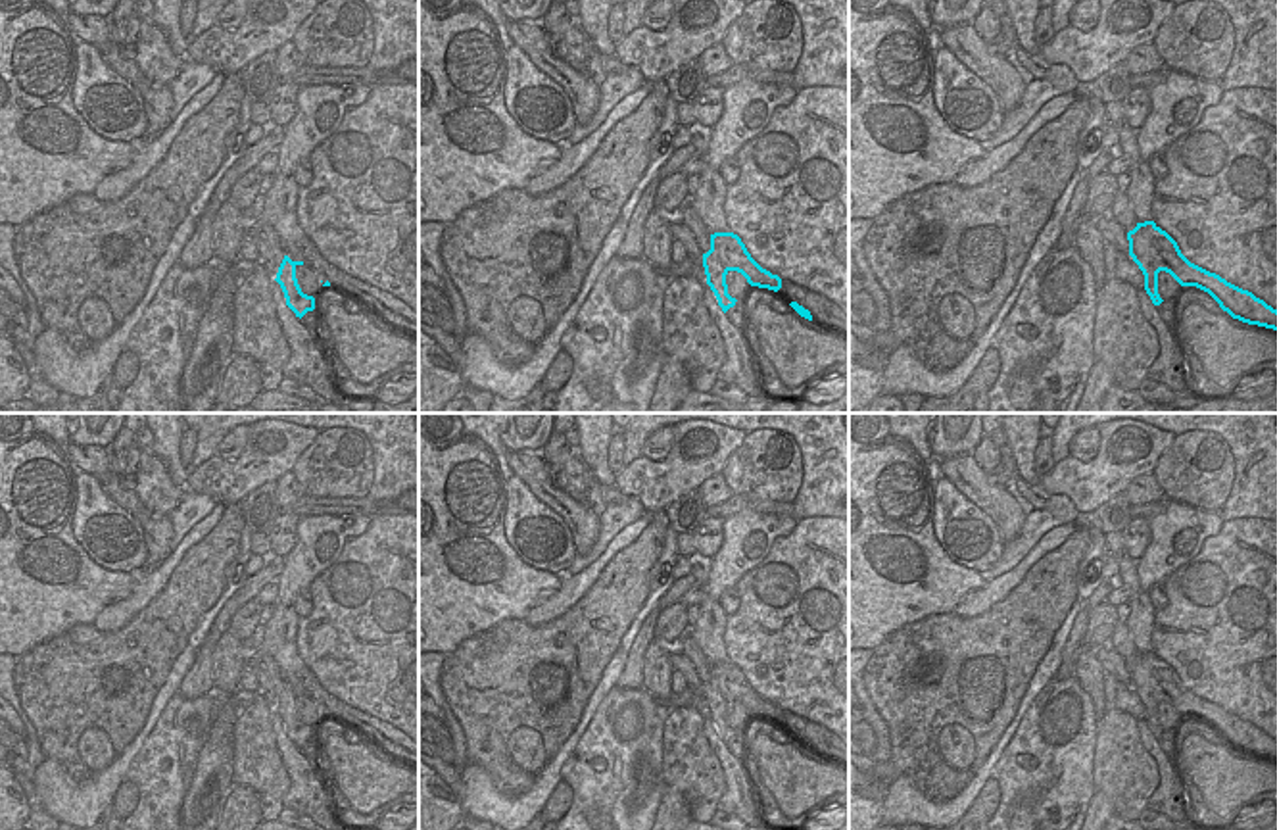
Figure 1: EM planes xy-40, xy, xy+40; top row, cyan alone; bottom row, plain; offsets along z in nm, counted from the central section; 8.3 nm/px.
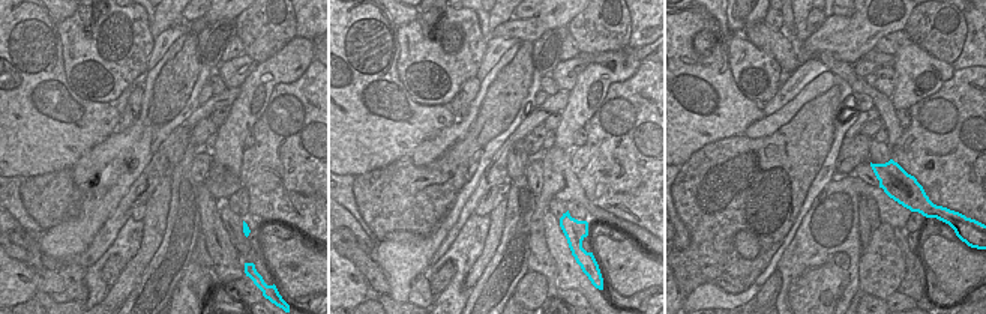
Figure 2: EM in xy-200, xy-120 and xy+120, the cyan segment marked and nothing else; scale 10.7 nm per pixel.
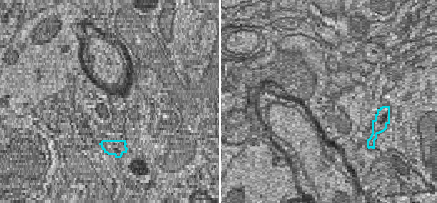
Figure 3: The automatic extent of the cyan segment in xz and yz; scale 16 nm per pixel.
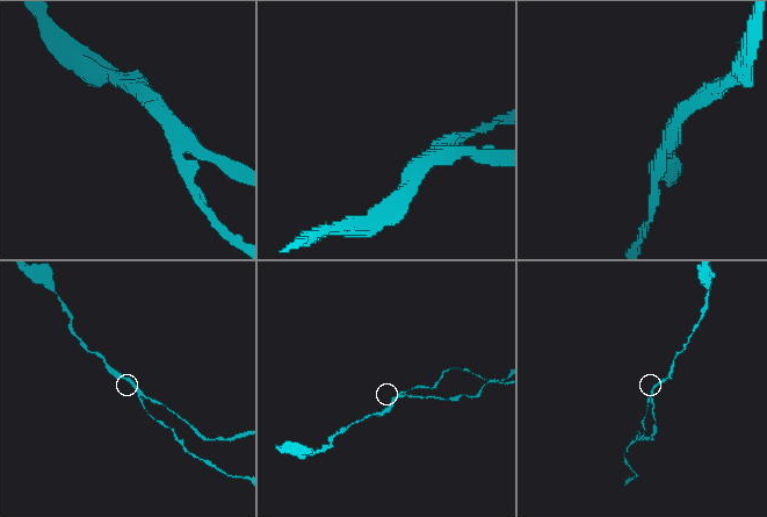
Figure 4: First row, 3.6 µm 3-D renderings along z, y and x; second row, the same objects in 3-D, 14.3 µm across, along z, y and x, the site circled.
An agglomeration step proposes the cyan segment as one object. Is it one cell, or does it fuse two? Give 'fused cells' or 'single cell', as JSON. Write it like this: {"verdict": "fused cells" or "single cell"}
{"verdict": "fused cells"}

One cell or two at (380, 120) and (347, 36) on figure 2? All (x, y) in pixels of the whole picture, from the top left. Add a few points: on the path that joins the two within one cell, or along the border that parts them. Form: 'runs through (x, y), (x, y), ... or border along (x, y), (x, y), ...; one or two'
runs through (365, 99), (365, 92), (353, 80), (353, 57); one

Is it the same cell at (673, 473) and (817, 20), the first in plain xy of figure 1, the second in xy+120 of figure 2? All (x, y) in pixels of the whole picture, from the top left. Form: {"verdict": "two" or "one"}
{"verdict": "two"}

